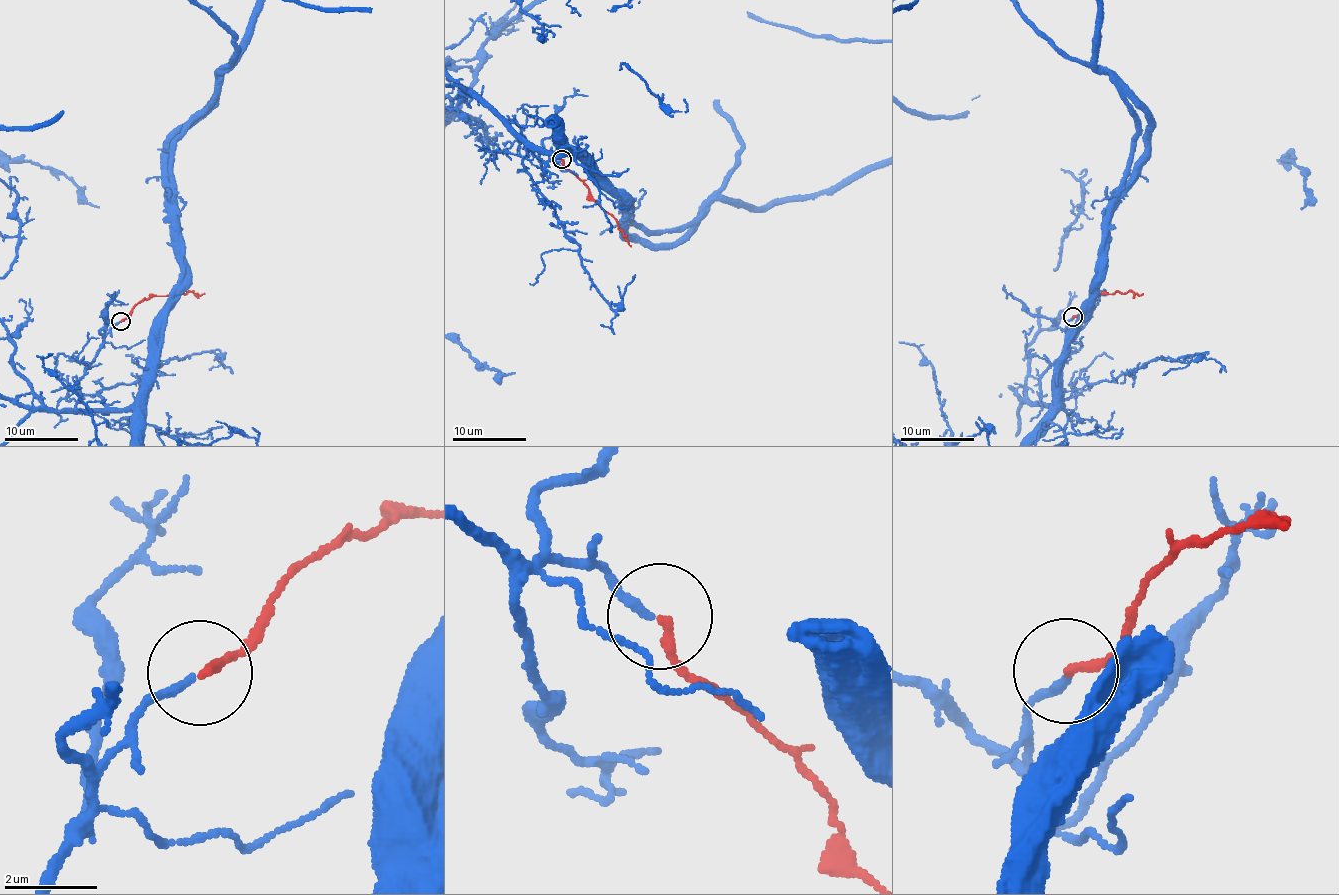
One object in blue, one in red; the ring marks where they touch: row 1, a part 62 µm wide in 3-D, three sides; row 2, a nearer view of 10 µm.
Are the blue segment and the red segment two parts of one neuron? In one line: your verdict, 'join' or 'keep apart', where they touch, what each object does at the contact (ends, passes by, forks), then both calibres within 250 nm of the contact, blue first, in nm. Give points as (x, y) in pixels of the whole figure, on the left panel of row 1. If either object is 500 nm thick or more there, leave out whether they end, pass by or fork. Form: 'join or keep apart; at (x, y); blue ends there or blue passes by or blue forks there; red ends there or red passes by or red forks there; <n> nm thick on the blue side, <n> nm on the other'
join; at (121, 321); blue ends there; red ends there; 170 nm thick on the blue side, 190 nm on the other

